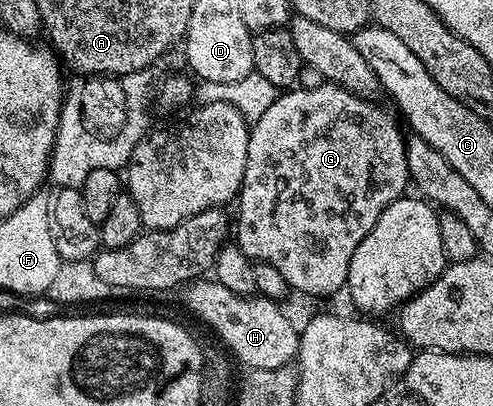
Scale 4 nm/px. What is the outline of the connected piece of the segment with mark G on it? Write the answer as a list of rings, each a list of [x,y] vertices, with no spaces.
[[[316,82],[313,88],[300,88],[301,86],[293,87],[291,90],[284,90],[279,93],[274,102],[274,106],[270,106],[270,110],[266,110],[266,114],[262,114],[262,118],[258,118],[251,125],[248,134],[248,145],[246,146],[246,174],[242,178],[242,186],[240,187],[240,195],[238,197],[238,205],[240,204],[240,213],[234,216],[234,242],[242,250],[242,254],[246,254],[248,259],[253,262],[269,264],[274,266],[274,270],[280,271],[282,278],[286,278],[289,289],[300,292],[305,292],[308,296],[332,296],[336,291],[343,289],[348,283],[348,271],[350,270],[350,258],[354,258],[354,250],[358,250],[358,242],[362,242],[362,238],[366,238],[366,234],[370,234],[370,230],[374,226],[374,222],[378,222],[378,218],[382,214],[382,210],[386,210],[386,206],[390,206],[395,200],[401,199],[405,195],[404,187],[409,187],[408,179],[408,153],[406,151],[406,136],[405,133],[400,133],[401,121],[398,119],[395,111],[387,112],[384,108],[379,108],[378,105],[372,104],[371,99],[363,96],[356,96],[350,90],[346,90],[337,84],[327,82]]]

